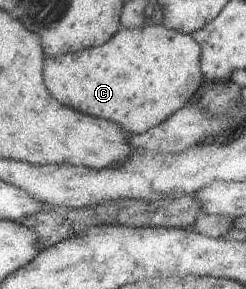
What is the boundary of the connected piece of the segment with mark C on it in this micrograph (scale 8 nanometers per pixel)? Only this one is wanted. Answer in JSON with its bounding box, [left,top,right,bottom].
[44,25,204,134]

